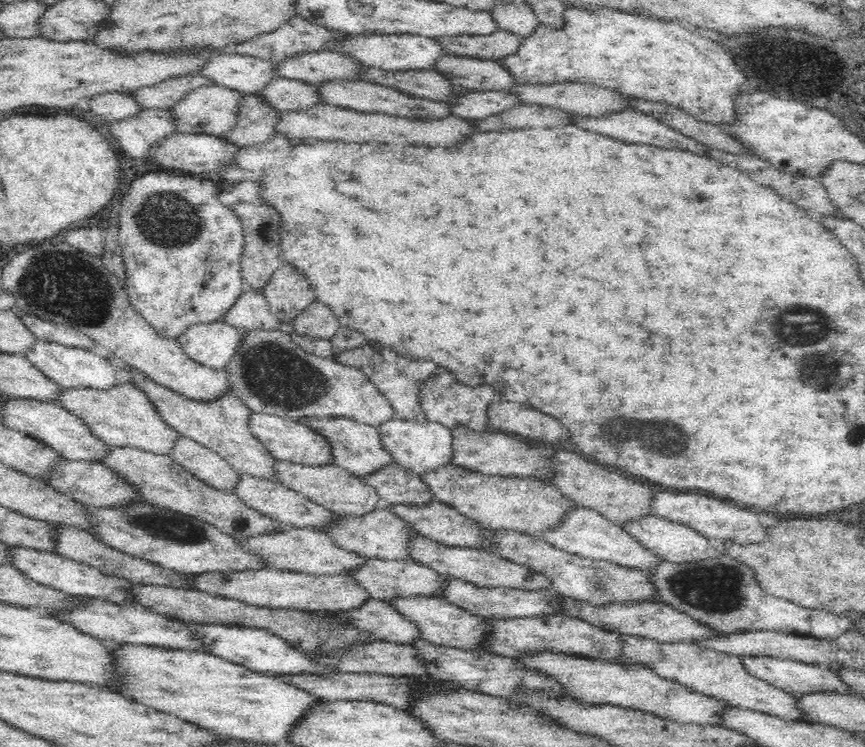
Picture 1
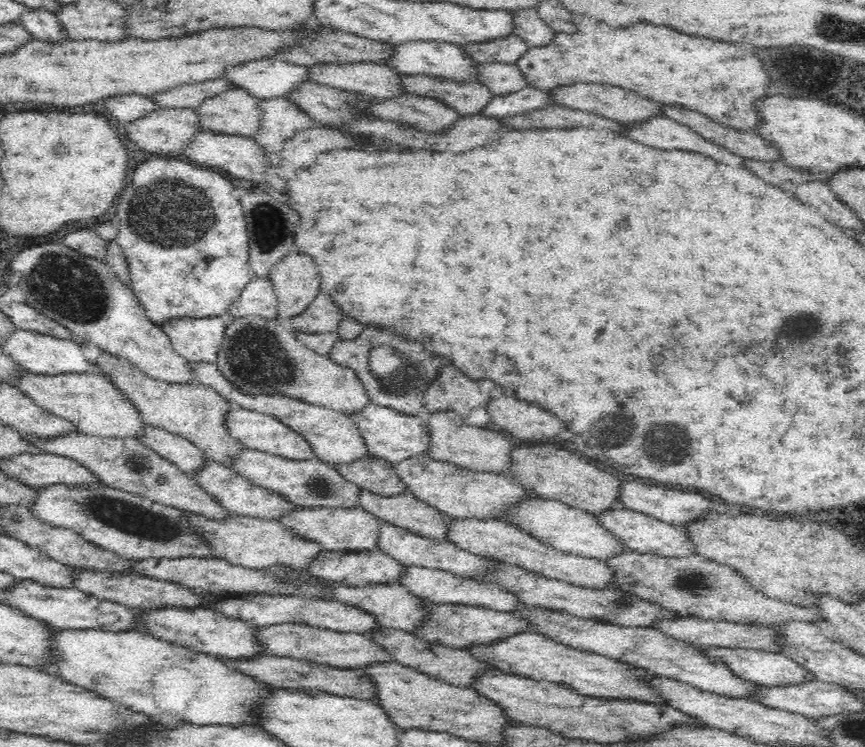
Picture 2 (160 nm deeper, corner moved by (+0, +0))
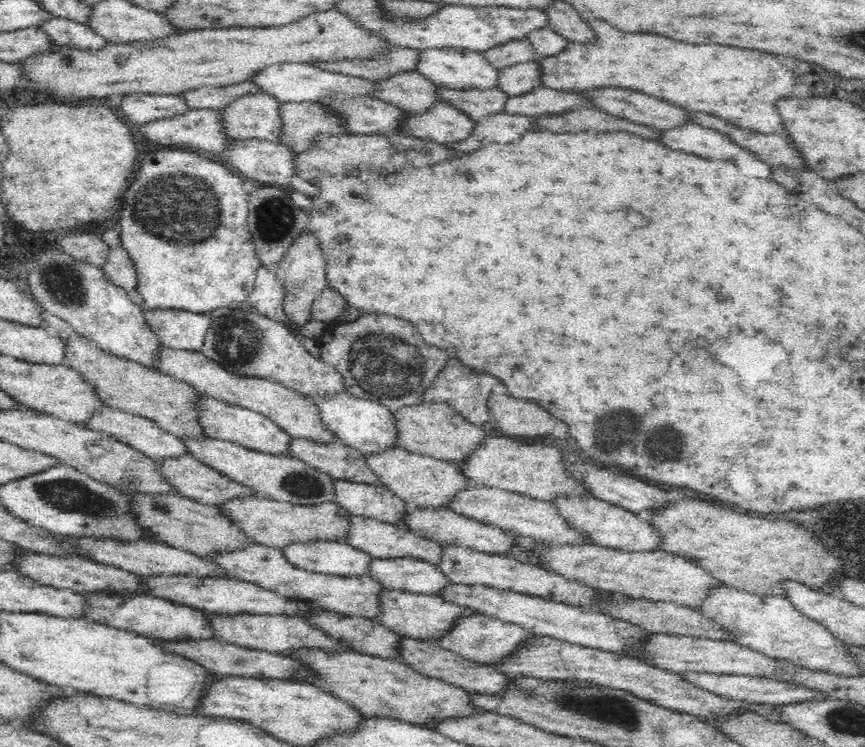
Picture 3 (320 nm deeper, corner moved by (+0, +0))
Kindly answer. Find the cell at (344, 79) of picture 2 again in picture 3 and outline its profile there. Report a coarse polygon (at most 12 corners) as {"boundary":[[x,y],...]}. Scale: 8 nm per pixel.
{"boundary":[[418,71],[371,80],[371,95],[421,113],[437,88]]}

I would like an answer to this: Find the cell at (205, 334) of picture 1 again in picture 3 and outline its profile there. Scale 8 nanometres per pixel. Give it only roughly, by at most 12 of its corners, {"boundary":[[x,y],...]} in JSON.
{"boundary":[[129,292],[150,327],[174,351],[201,352],[210,314],[151,311]]}

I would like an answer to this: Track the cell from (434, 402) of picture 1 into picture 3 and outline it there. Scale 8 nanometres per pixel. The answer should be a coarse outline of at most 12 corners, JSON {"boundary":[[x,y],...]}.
{"boundary":[[450,362],[421,402],[448,403],[467,422],[489,420],[494,376]]}

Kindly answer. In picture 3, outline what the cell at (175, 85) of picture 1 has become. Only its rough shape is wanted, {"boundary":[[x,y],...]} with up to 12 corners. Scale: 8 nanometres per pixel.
{"boundary":[[250,80],[226,86],[201,86],[181,93],[188,109],[224,108],[255,93]]}

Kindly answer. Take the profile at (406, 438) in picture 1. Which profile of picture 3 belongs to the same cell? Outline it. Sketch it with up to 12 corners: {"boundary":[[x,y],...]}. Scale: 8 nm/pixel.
{"boundary":[[345,393],[314,400],[326,427],[365,455],[400,447],[391,410]]}

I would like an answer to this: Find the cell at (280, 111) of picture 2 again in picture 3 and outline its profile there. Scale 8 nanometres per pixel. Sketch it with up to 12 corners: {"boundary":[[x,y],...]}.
{"boundary":[[317,101],[280,103],[277,141],[304,152],[322,133],[346,132]]}

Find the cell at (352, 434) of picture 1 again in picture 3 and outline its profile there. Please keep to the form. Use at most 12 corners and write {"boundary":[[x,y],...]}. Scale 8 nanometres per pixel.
{"boundary":[[162,344],[160,371],[270,418],[293,438],[342,443],[314,400]]}

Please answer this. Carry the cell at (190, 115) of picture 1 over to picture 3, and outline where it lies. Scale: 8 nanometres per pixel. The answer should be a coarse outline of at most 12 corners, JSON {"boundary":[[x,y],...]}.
{"boundary":[[262,91],[220,109],[232,139],[277,141],[279,104]]}

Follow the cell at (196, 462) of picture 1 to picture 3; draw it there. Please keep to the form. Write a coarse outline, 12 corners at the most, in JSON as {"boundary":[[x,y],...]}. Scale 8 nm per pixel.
{"boundary":[[104,408],[85,429],[114,435],[160,461],[190,454],[146,418]]}

